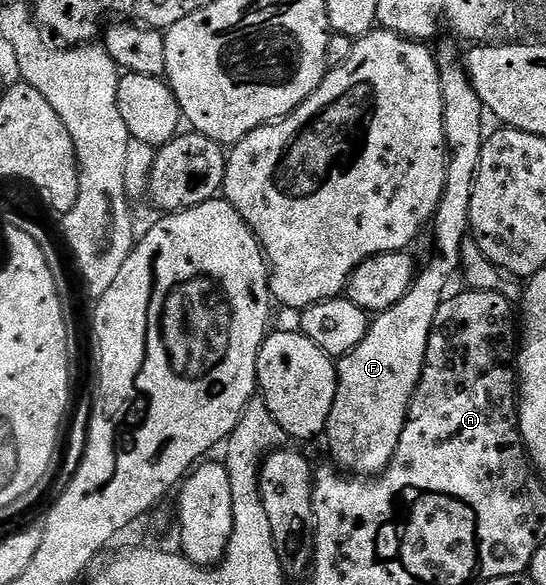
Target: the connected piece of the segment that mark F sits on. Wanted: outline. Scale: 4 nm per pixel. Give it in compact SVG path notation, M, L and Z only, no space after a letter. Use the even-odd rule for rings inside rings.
M452 41L442 42L440 49L435 50L442 83L442 123L448 144L448 170L442 199L430 222L432 254L425 265L423 262L406 295L385 313L371 318L366 339L362 339L354 351L339 358L336 367L336 394L326 438L332 448L331 460L352 475L367 478L379 475L392 461L408 418L408 405L422 379L434 315L438 315L438 307L446 299L452 276L461 272L463 243L470 237L470 195L474 195L476 172L482 159L486 110L464 70L461 50L456 50L457 42Z

